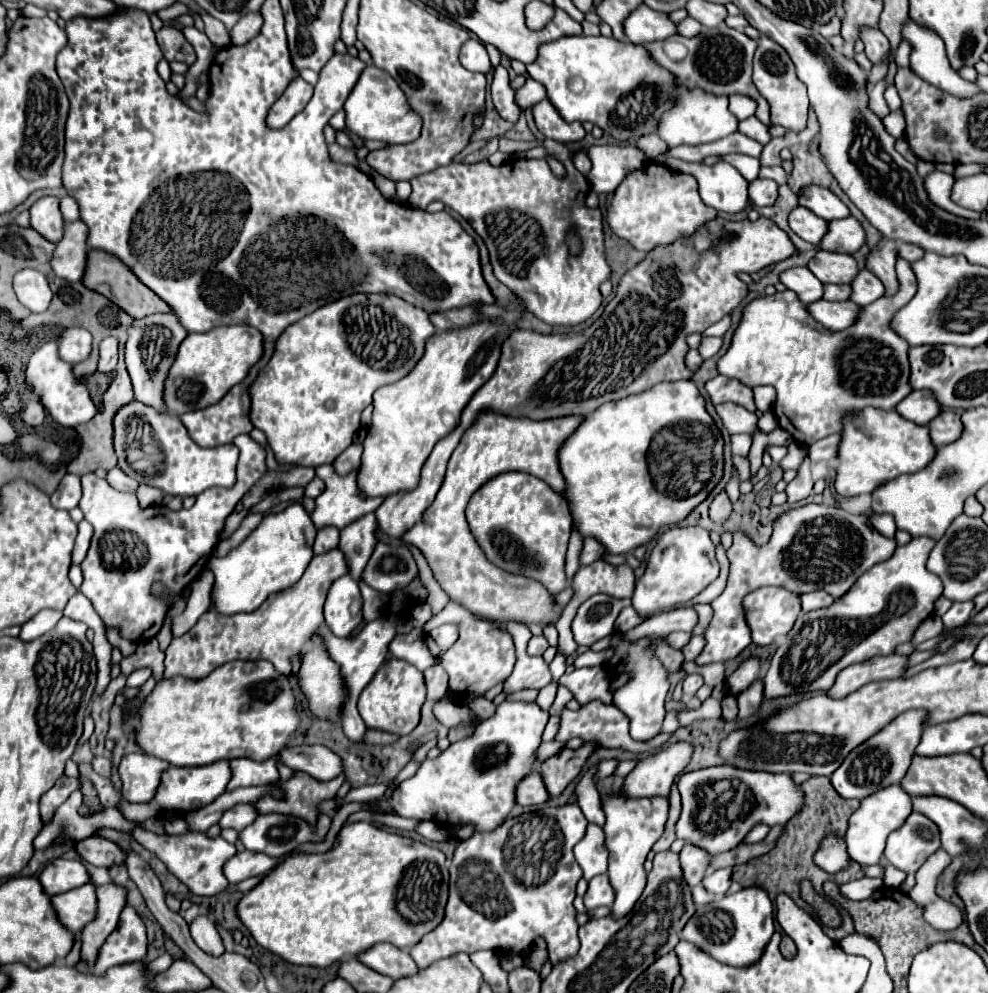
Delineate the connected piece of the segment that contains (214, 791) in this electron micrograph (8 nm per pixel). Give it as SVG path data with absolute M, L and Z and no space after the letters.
M215 762L211 766L195 766L195 768L177 768L177 766L169 766L167 770L163 770L161 774L161 784L157 788L157 794L151 802L143 802L143 804L129 804L123 802L121 804L121 814L127 820L137 820L143 822L147 818L153 818L155 812L159 810L177 810L177 812L191 812L197 810L199 806L207 806L211 804L217 796L221 796L225 790L223 786L227 786L227 778L231 778L231 770L227 770L227 762Z

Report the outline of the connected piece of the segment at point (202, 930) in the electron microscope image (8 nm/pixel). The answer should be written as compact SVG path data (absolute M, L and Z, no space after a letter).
M195 918L191 922L191 938L193 942L205 952L205 954L211 954L211 956L221 956L225 952L225 946L223 946L223 940L215 928L215 924L209 920L209 918Z

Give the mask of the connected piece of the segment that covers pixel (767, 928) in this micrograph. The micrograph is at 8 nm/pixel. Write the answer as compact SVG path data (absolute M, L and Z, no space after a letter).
M753 888L727 894L721 900L715 900L707 906L699 906L681 930L679 938L695 944L699 950L703 950L721 964L743 968L755 964L763 956L773 932L773 904L761 890Z

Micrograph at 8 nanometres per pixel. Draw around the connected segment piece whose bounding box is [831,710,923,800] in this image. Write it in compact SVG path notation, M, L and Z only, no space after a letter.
M909 710L907 714L901 714L899 718L895 718L895 722L891 722L891 726L887 726L887 730L881 730L879 734L875 734L875 738L869 738L867 742L863 742L863 746L857 746L845 758L845 762L831 776L833 788L839 792L841 798L863 800L887 786L899 784L909 770L911 756L921 740L921 732L923 714L919 714L919 710Z

